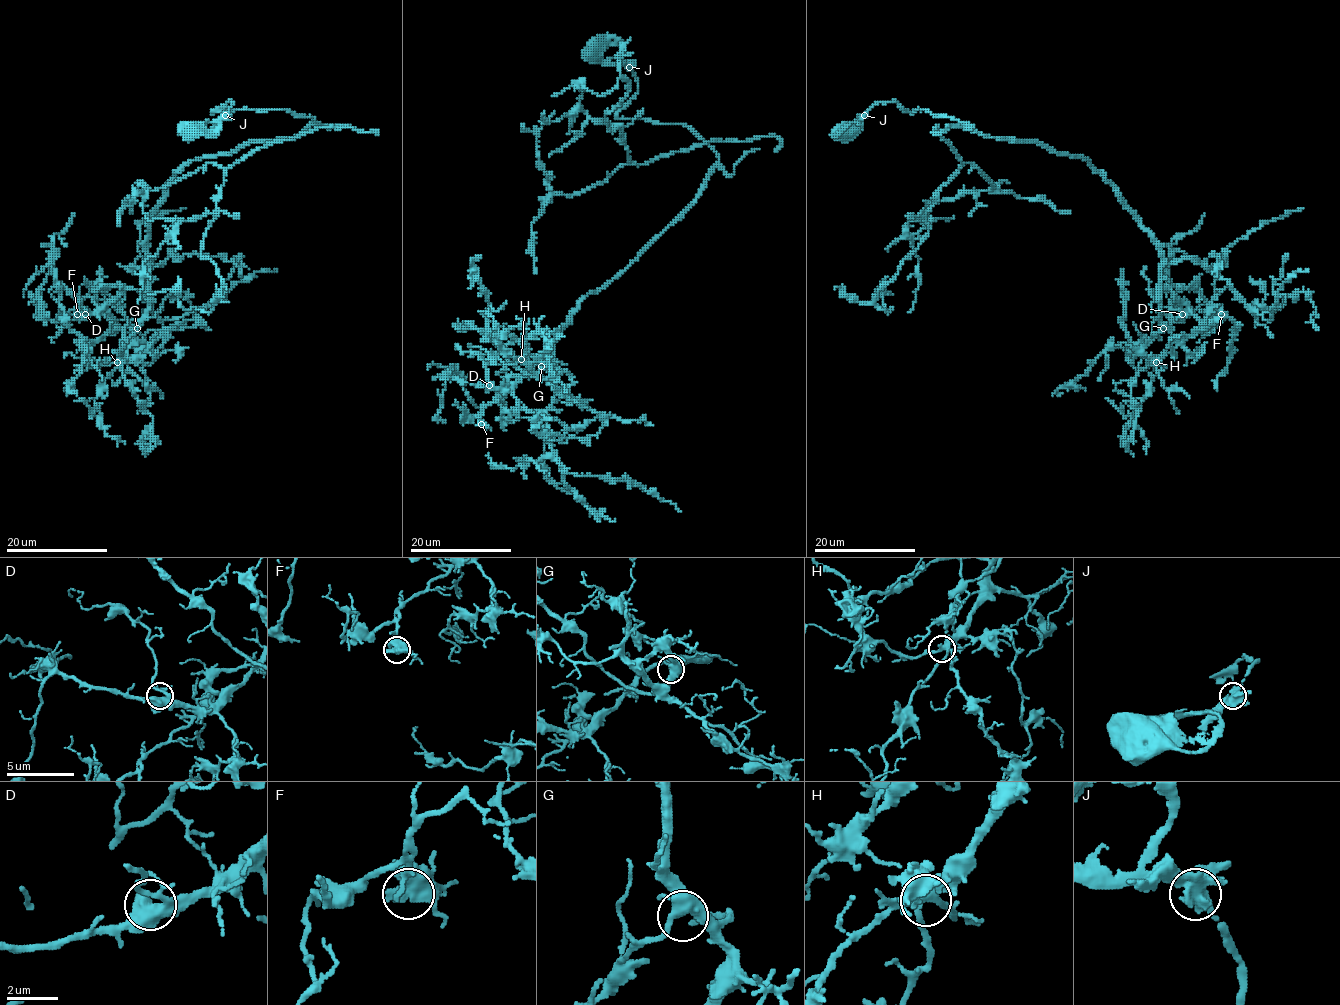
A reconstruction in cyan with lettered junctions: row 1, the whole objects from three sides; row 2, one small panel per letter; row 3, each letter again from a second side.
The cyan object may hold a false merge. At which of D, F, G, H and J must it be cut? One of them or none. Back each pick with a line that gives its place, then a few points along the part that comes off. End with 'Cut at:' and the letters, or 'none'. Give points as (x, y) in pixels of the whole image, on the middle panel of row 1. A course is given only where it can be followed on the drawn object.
Cut at: none

